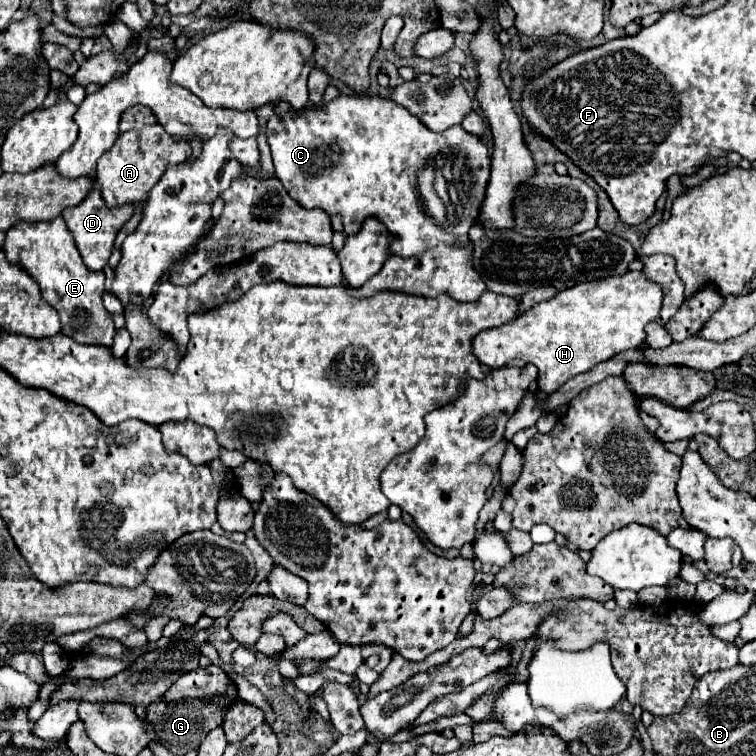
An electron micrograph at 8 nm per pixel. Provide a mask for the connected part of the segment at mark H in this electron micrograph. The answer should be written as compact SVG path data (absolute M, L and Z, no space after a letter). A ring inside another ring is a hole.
M627 271L625 276L609 276L595 282L575 284L567 290L561 290L551 300L539 302L533 308L529 308L525 314L515 318L511 324L503 324L497 328L489 328L479 332L473 338L473 354L479 358L485 366L503 366L509 360L521 358L537 366L539 370L539 388L545 394L553 394L559 390L569 378L589 372L599 362L605 362L613 358L615 354L627 350L627 348L639 348L645 342L645 326L657 318L661 308L663 292L657 282L643 276L642 271Z

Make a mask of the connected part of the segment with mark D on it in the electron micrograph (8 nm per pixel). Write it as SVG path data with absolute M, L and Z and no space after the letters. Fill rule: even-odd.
M93 188L79 206L63 210L61 216L63 216L67 228L71 230L73 238L75 238L77 250L81 252L81 258L83 258L85 266L89 270L103 270L103 266L107 264L107 260L109 260L109 256L113 252L113 242L115 242L117 232L133 216L133 206L125 204L125 206L119 206L119 208L107 208L103 204L101 192L97 188Z

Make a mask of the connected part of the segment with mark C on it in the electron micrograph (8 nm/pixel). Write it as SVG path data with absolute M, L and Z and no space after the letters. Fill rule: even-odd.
M337 96L335 100L309 110L297 118L289 114L273 114L267 122L267 142L273 156L275 176L287 188L289 196L303 208L321 208L329 216L339 214L345 234L357 234L363 220L377 218L387 226L393 236L389 252L401 258L419 258L431 246L443 244L465 244L469 242L467 232L479 216L479 206L485 198L489 182L491 156L485 142L479 136L471 136L461 126L451 126L445 132L427 130L421 120L411 116L403 106L393 104L389 98L377 96ZM427 160L435 160L449 184L449 206L447 222L435 224L427 214L421 214L421 196L417 192L417 172L427 166Z

